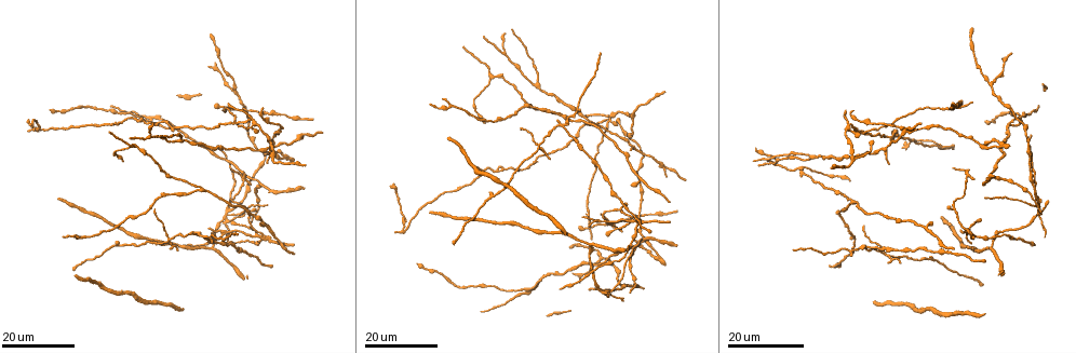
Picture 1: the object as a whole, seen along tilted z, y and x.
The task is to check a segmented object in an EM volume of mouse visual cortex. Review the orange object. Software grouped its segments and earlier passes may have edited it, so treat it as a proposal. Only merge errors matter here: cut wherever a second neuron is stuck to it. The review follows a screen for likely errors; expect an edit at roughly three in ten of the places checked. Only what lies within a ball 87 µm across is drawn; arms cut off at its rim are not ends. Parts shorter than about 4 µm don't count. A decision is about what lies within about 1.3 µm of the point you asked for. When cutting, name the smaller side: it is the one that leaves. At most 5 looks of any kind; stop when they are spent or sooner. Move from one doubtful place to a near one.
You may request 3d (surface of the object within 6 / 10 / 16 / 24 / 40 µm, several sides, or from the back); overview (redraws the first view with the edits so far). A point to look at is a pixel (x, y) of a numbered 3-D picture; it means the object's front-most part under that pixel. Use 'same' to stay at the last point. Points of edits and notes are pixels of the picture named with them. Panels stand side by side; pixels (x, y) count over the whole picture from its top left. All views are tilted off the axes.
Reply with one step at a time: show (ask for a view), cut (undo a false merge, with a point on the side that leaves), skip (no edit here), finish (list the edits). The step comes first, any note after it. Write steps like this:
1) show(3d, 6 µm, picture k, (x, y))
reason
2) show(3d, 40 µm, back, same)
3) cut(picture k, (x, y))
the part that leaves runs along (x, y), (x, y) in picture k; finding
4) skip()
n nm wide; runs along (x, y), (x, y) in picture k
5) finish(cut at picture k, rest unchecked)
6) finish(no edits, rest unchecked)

show(3d, 16 µm, picture 1, (264, 240))

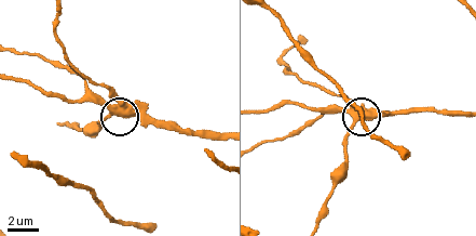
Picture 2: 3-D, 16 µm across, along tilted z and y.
show(3d, 6 µm, picture 2, (354, 116))
closer look

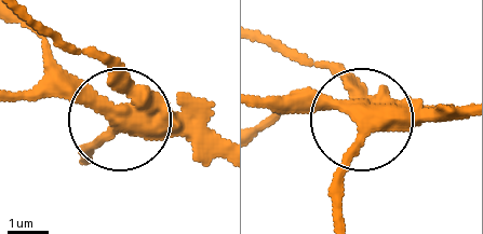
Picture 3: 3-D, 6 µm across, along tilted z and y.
cut(picture 3, (123, 74))
the part that leaves runs along (166, 111), (139, 104), (31, 21) in picture 3; a second neuron is stuck on

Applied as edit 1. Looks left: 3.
show(overview)

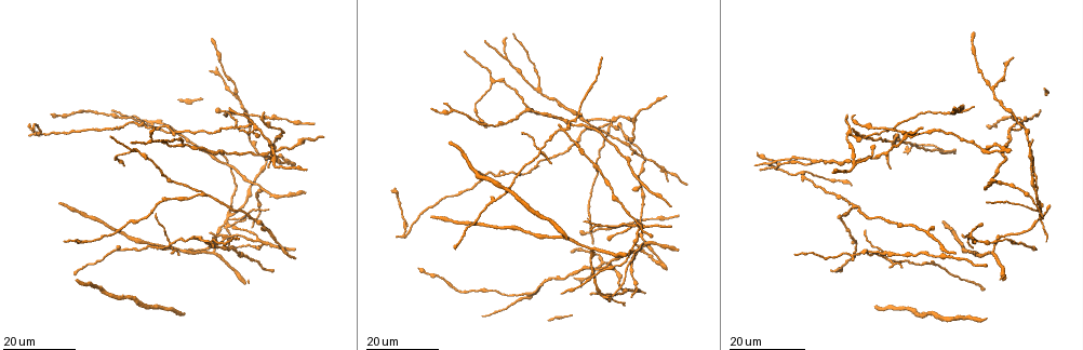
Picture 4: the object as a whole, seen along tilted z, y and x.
show(3d, 16 µm, picture 4, (562, 127))
three arms meet

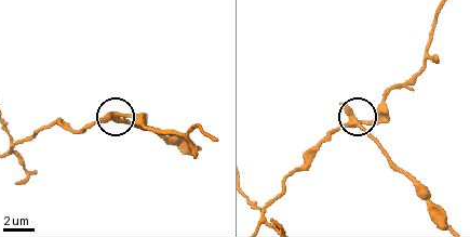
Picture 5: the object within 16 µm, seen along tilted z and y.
show(3d, 6 µm, picture 5, (126, 116))

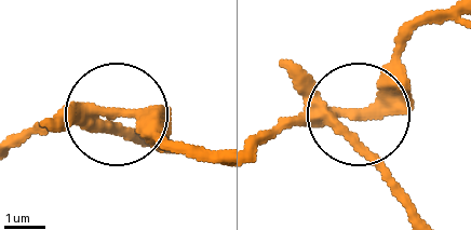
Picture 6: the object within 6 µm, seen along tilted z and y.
cut(picture 6, (145, 113))
280 nm wide; the part that leaves runs along (77, 116), (15, 135) in picture 6; a second neuron is stuck on

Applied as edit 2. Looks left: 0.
finish(cut at picture 3, cut at picture 6, rest unchecked)

